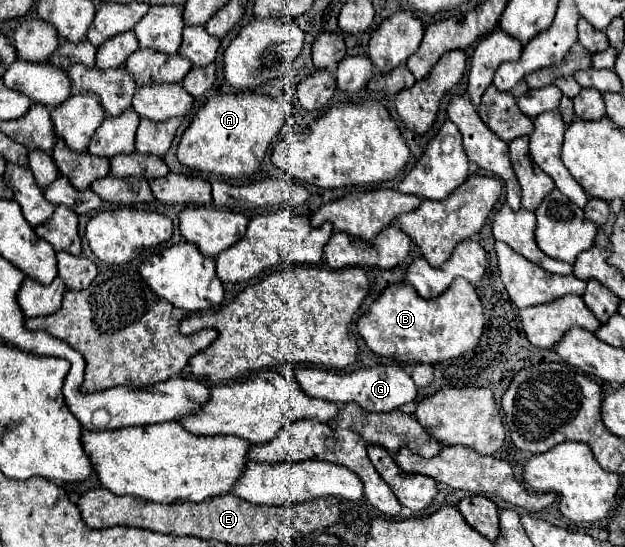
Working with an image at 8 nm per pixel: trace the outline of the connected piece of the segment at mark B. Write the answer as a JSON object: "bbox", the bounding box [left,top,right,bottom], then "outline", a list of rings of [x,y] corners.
{"bbox":[358,278,484,364],"outline":[[[458,278],[440,298],[424,300],[408,282],[388,286],[358,320],[358,332],[368,348],[394,362],[440,364],[474,350],[484,332],[482,302],[470,282]]]}

